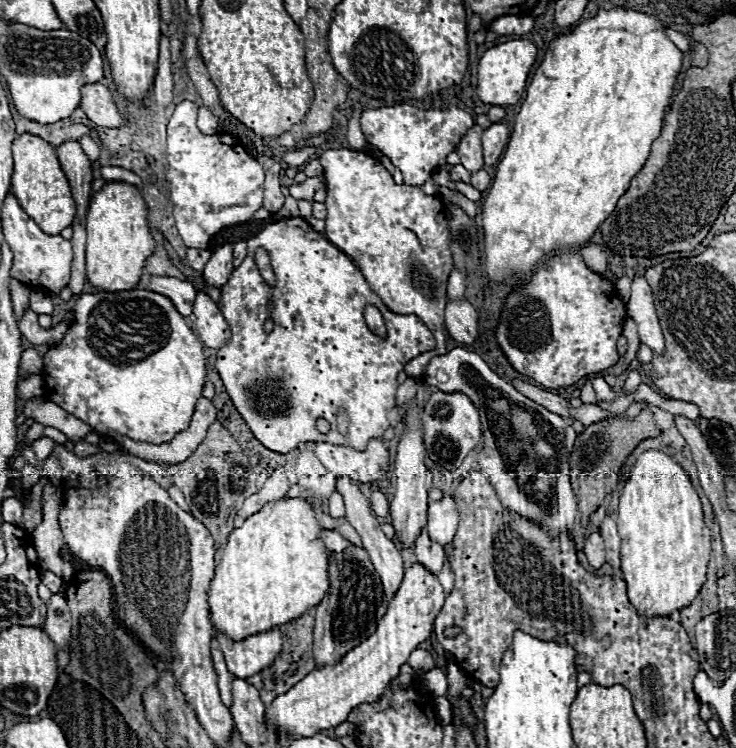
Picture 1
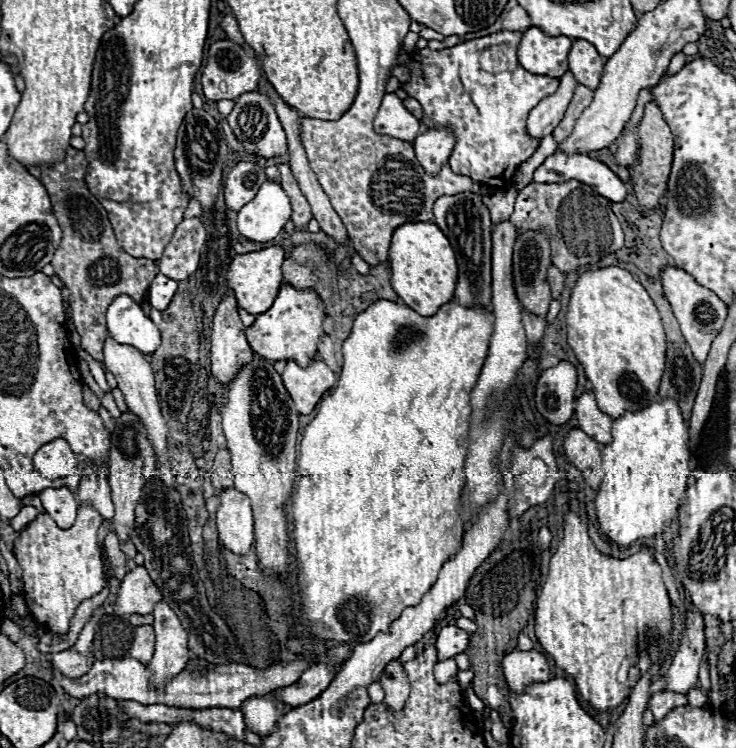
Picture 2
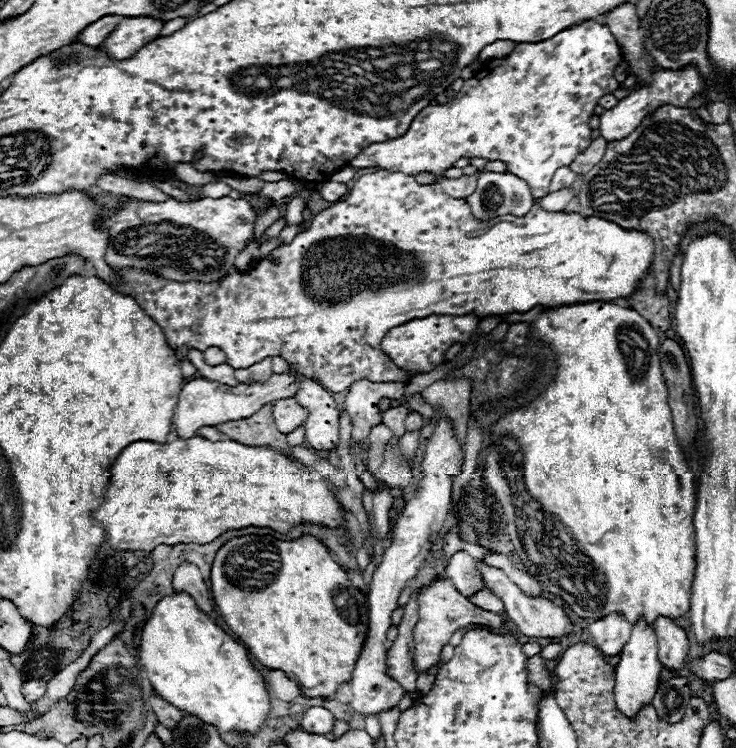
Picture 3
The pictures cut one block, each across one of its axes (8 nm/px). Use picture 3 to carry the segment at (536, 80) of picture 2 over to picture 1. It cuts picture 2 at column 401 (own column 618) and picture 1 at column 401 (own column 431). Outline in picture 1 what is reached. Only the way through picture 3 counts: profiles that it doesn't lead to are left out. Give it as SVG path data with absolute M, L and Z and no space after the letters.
M386 106L364 110L360 130L368 144L376 146L404 174L406 184L424 184L438 168L446 164L446 156L456 152L462 136L474 126L468 112L450 106L450 110L420 110L416 106Z

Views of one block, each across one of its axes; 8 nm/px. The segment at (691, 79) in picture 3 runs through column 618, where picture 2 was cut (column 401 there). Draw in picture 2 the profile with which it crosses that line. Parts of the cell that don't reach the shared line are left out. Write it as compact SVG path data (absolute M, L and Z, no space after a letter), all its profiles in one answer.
M386 94L376 114L374 128L378 134L412 142L420 132L420 120L412 116L412 112L402 104L396 94Z

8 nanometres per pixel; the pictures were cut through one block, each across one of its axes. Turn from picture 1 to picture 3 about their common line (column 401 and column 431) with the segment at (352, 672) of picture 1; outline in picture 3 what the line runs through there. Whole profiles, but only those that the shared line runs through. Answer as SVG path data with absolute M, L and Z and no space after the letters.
M440 578L434 584L430 584L428 588L424 588L420 592L418 602L420 602L420 610L418 610L420 618L418 618L418 624L414 628L414 662L412 662L416 674L426 674L432 666L436 666L440 662L442 648L448 644L450 636L458 628L466 628L470 624L484 624L484 626L490 626L496 632L500 632L506 626L506 622L500 614L494 614L494 612L488 612L488 610L474 606L446 578Z

